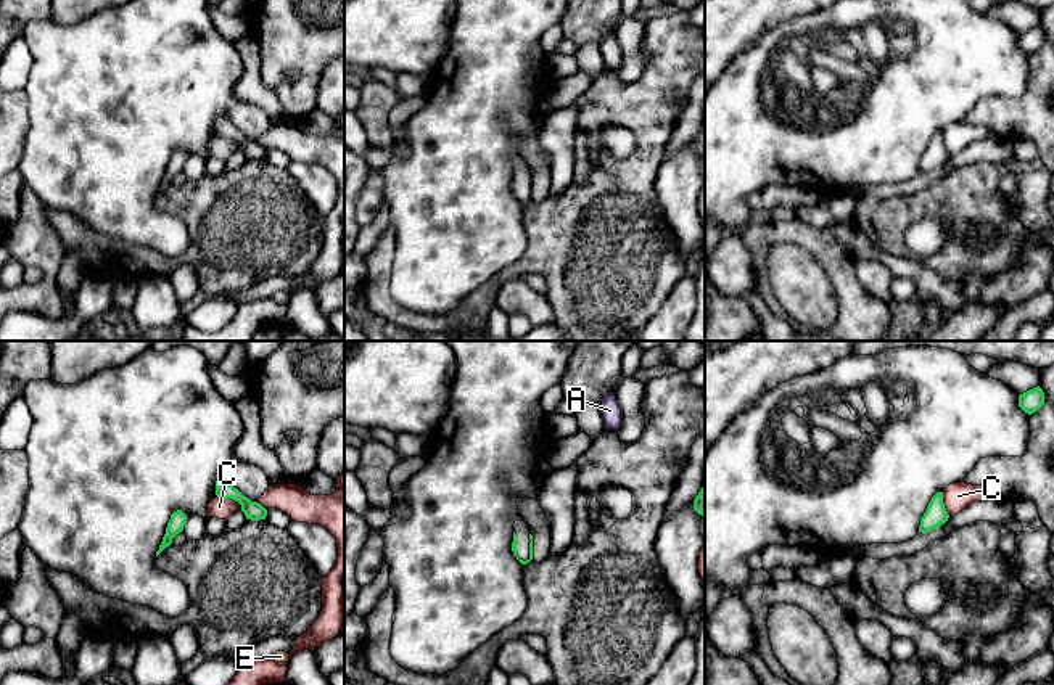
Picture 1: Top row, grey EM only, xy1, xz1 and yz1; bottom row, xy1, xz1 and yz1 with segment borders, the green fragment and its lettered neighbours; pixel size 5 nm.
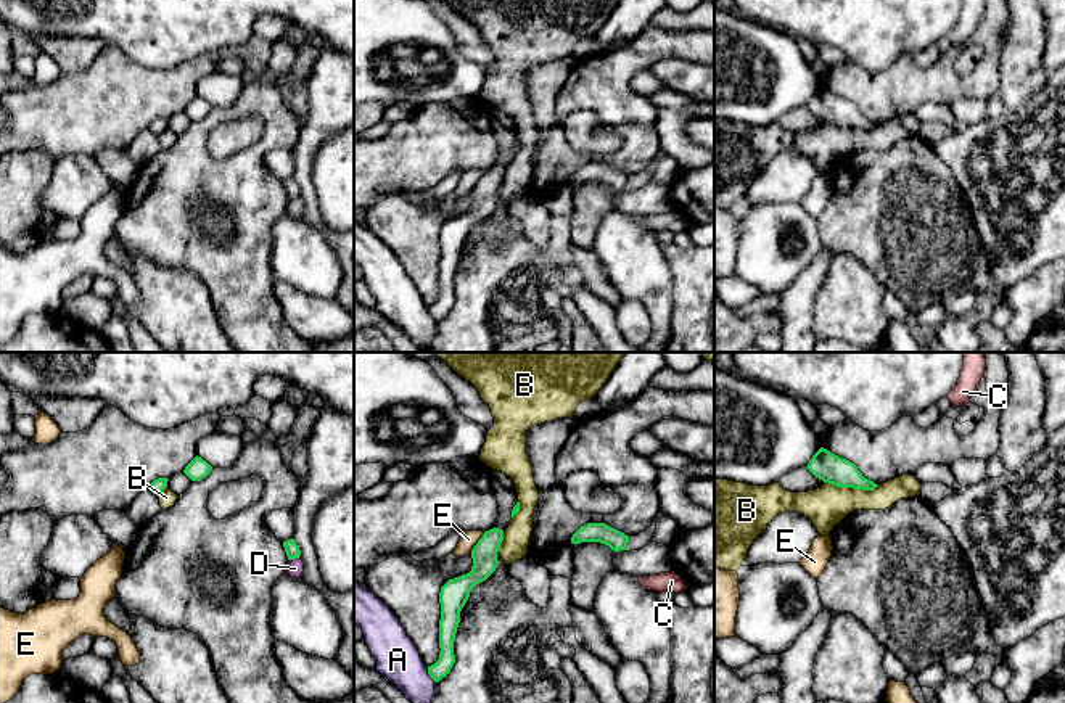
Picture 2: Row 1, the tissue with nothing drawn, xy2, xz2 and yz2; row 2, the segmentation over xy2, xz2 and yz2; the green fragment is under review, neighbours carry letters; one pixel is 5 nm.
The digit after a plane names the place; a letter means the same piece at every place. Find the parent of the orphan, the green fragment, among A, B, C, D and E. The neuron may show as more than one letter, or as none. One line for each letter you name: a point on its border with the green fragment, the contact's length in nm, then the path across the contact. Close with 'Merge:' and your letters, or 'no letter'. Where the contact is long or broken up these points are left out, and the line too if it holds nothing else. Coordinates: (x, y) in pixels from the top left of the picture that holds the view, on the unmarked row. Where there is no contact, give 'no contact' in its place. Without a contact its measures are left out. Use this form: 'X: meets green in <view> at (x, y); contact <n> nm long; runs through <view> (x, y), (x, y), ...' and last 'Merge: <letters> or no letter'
Merge: no letter

